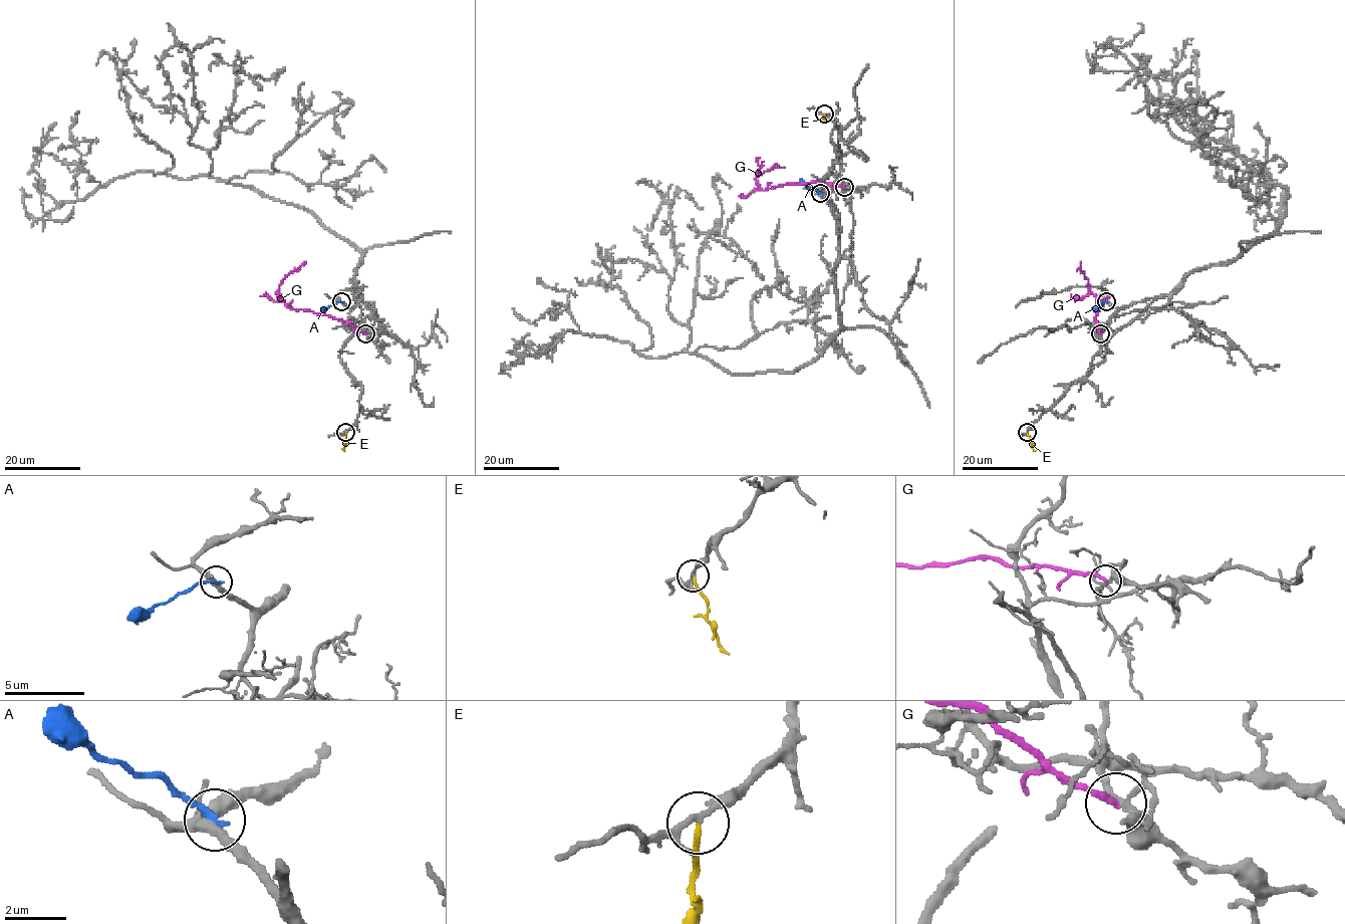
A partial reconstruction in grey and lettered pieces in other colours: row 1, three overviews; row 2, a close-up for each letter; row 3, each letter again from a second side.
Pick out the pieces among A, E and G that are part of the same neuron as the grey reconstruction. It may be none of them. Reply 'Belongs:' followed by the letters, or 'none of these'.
Belongs: E

